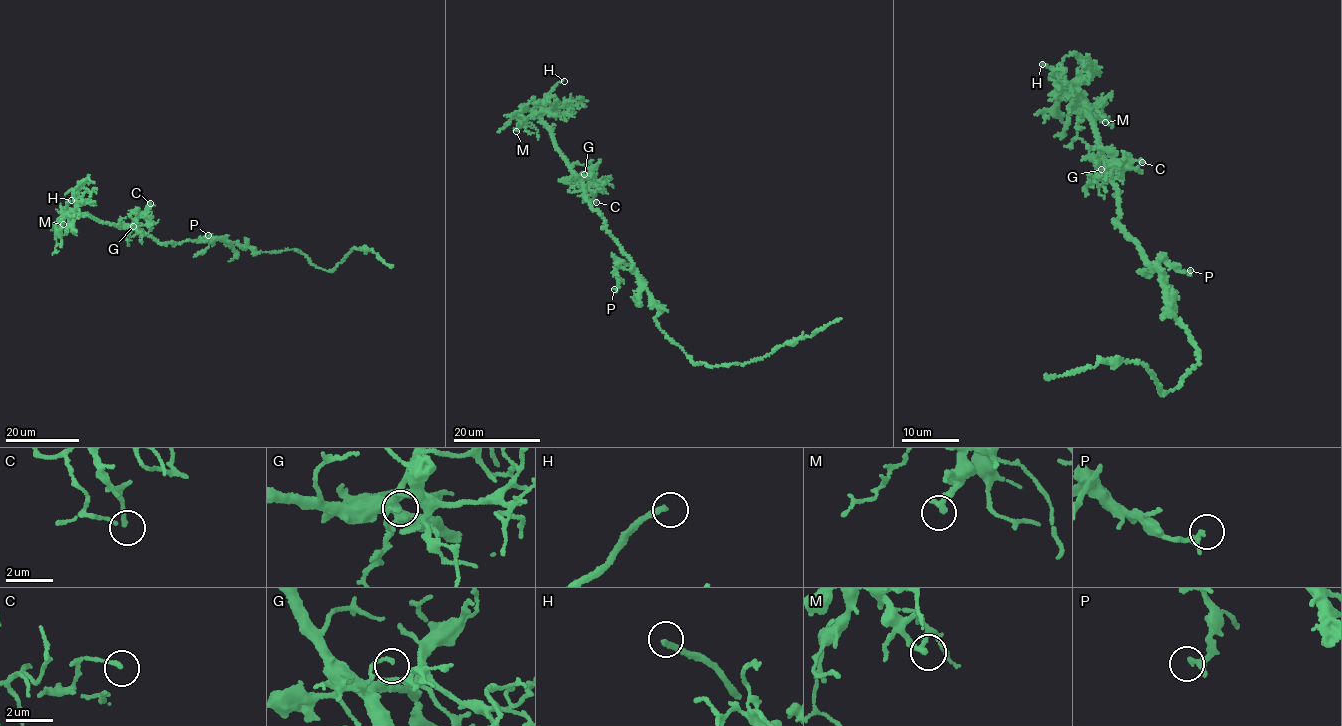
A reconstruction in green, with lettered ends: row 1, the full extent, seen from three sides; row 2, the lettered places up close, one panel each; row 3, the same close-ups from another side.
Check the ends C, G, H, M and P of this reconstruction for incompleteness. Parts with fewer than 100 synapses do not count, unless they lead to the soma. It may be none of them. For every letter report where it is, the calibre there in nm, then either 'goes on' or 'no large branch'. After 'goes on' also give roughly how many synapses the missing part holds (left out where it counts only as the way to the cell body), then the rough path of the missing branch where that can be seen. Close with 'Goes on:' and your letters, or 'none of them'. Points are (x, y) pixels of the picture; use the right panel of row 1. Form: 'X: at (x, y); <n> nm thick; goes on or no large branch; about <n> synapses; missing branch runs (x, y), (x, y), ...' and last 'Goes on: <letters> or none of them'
C: at (1142, 162); 170 nm thick; no large branch
G: at (1101, 169); 130 nm thick; no large branch
H: at (1042, 64); 220 nm thick; goes on; missing branch runs (1042, 64), (1030, 49), (1037, 40), (1024, 37), (1011, 25), (996, 18)
M: at (1105, 122); 280 nm thick; no large branch
P: at (1190, 270); 140 nm thick; no large branch
Goes on: H

